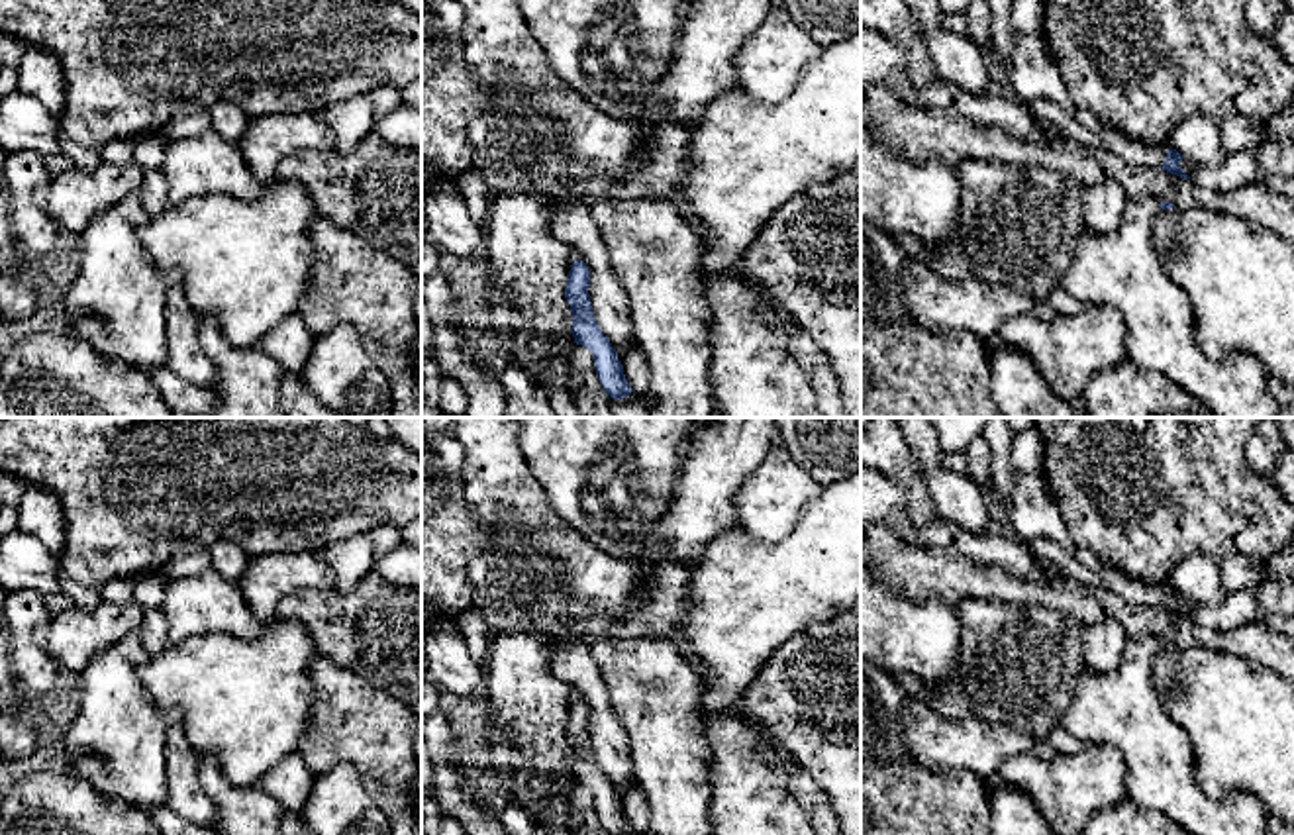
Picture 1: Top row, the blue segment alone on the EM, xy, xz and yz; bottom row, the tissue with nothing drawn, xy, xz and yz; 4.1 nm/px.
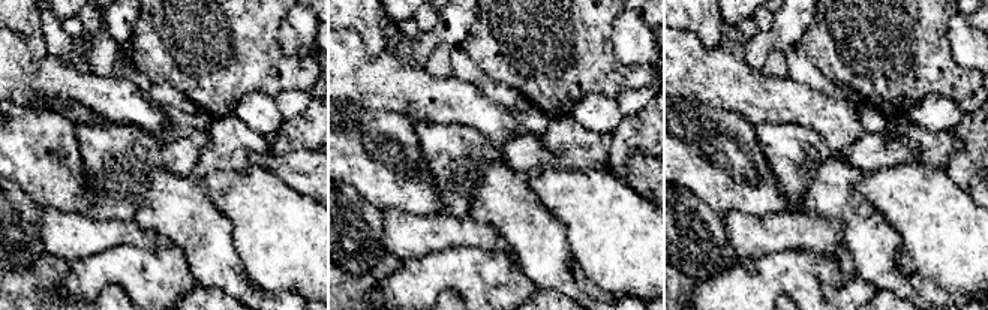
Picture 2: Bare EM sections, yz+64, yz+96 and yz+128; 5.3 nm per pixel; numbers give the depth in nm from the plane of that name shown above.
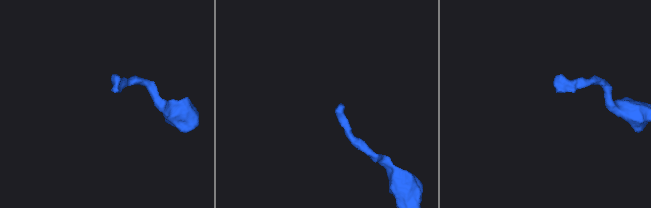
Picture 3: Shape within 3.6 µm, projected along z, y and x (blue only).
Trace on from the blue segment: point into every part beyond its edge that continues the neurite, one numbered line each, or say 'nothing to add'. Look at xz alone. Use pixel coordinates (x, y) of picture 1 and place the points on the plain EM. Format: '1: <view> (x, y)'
nothing to add

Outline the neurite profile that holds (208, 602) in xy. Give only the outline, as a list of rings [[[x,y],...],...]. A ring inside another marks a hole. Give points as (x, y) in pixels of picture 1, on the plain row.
[[[212,566],[188,578],[167,580],[161,612],[169,621],[169,645],[208,633],[253,641],[265,627],[249,610],[237,580]]]

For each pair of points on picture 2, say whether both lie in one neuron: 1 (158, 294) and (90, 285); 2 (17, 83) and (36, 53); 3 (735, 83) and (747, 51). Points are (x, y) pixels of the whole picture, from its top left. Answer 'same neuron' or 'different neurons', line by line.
1: same neuron
2: different neurons
3: different neurons

